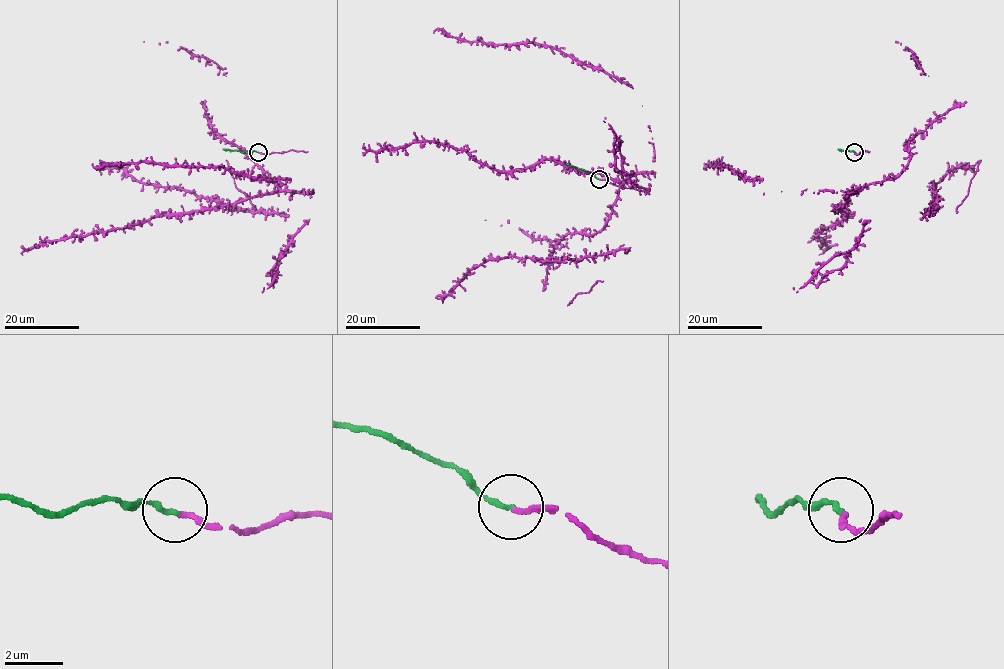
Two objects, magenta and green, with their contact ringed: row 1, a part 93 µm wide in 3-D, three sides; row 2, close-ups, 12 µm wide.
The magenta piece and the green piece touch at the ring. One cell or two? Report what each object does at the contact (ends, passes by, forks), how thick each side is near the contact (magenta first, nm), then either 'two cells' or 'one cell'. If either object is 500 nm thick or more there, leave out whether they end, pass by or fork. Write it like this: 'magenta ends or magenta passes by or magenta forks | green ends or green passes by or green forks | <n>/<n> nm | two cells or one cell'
magenta ends | green ends | 180/180 nm | one cell

